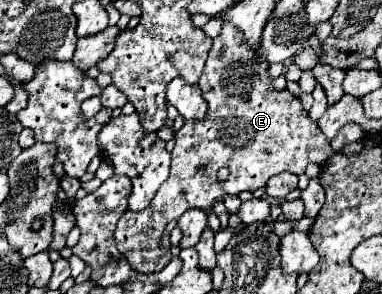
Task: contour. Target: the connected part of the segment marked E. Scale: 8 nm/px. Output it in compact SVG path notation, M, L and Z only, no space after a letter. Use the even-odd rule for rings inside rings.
M224 21L222 33L214 39L198 85L204 93L204 101L208 103L206 117L200 121L186 121L184 127L176 131L176 147L172 151L170 177L166 179L162 189L158 189L150 207L136 213L126 211L120 217L116 233L114 233L118 251L128 259L132 269L140 273L158 273L168 265L172 255L168 249L162 247L162 233L166 225L170 221L176 221L188 209L212 211L214 203L222 201L218 199L218 187L222 195L240 195L242 191L256 191L264 187L268 179L274 175L280 175L284 171L302 175L308 163L322 165L334 153L330 147L330 141L322 137L320 127L314 121L310 121L308 111L304 111L300 99L288 93L286 89L276 91L272 87L272 77L268 75L266 57L262 57L256 49L246 49L246 39L242 37L242 31L234 29L230 21ZM220 167L228 167L230 175L226 181L218 183L216 173Z

